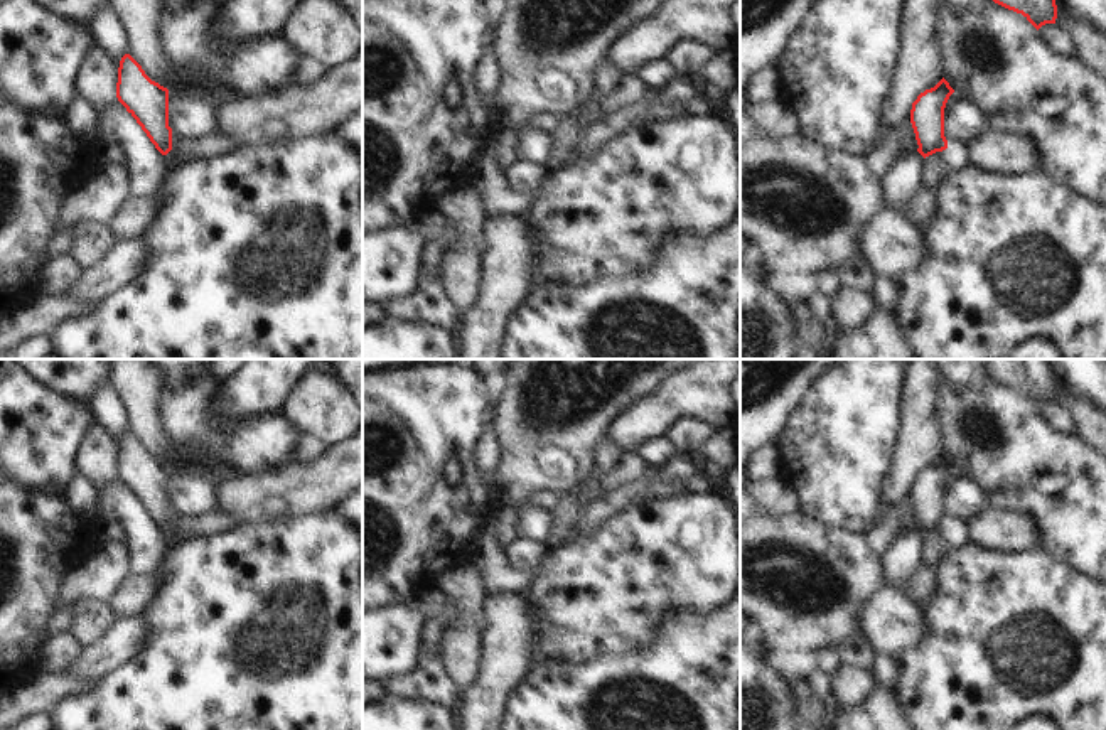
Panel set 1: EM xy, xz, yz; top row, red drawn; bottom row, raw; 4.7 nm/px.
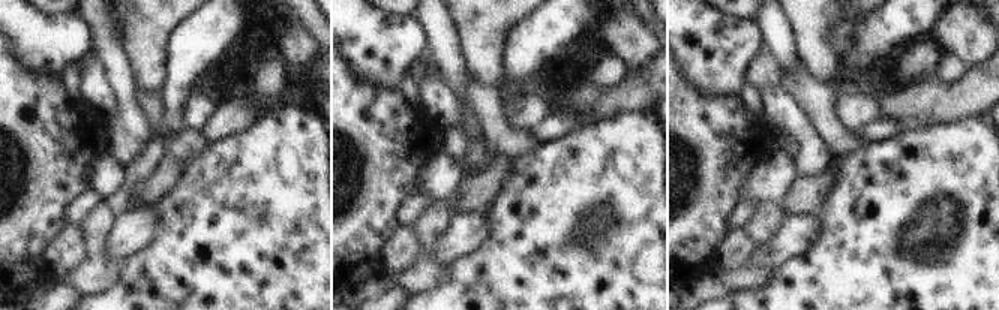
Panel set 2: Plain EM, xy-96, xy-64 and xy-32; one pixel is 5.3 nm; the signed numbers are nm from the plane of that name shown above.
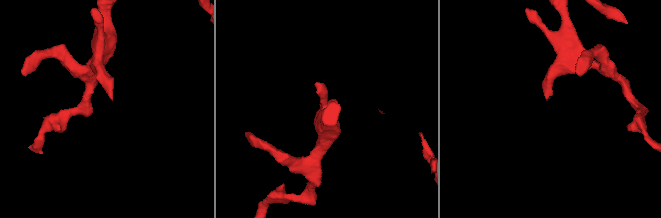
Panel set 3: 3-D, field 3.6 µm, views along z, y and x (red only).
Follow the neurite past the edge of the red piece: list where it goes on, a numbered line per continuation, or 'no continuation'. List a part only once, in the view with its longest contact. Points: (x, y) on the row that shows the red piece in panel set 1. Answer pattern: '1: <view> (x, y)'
1: xy (174, 157)

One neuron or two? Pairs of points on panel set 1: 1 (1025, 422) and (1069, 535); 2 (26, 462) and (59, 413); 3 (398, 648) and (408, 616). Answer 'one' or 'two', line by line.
1: one
2: one
3: one

